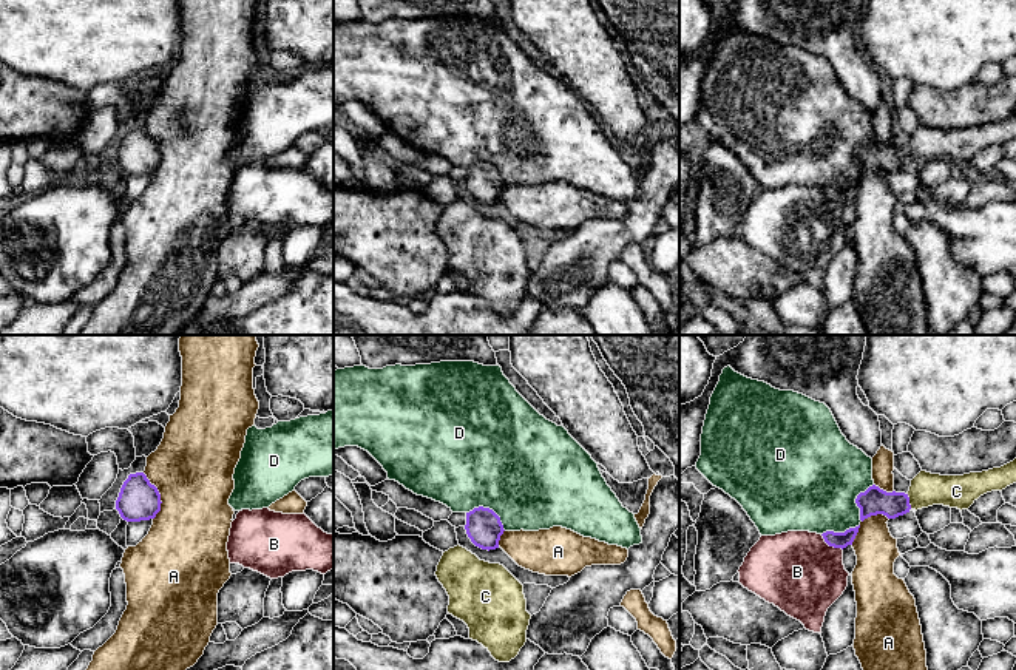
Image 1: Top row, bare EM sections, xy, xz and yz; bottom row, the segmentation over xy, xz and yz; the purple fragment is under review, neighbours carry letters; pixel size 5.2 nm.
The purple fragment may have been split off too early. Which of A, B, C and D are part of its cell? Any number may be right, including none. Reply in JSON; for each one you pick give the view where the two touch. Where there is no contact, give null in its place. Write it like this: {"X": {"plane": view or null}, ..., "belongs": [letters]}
{"C": {"plane": "yz"}, "belongs": ["C"]}

